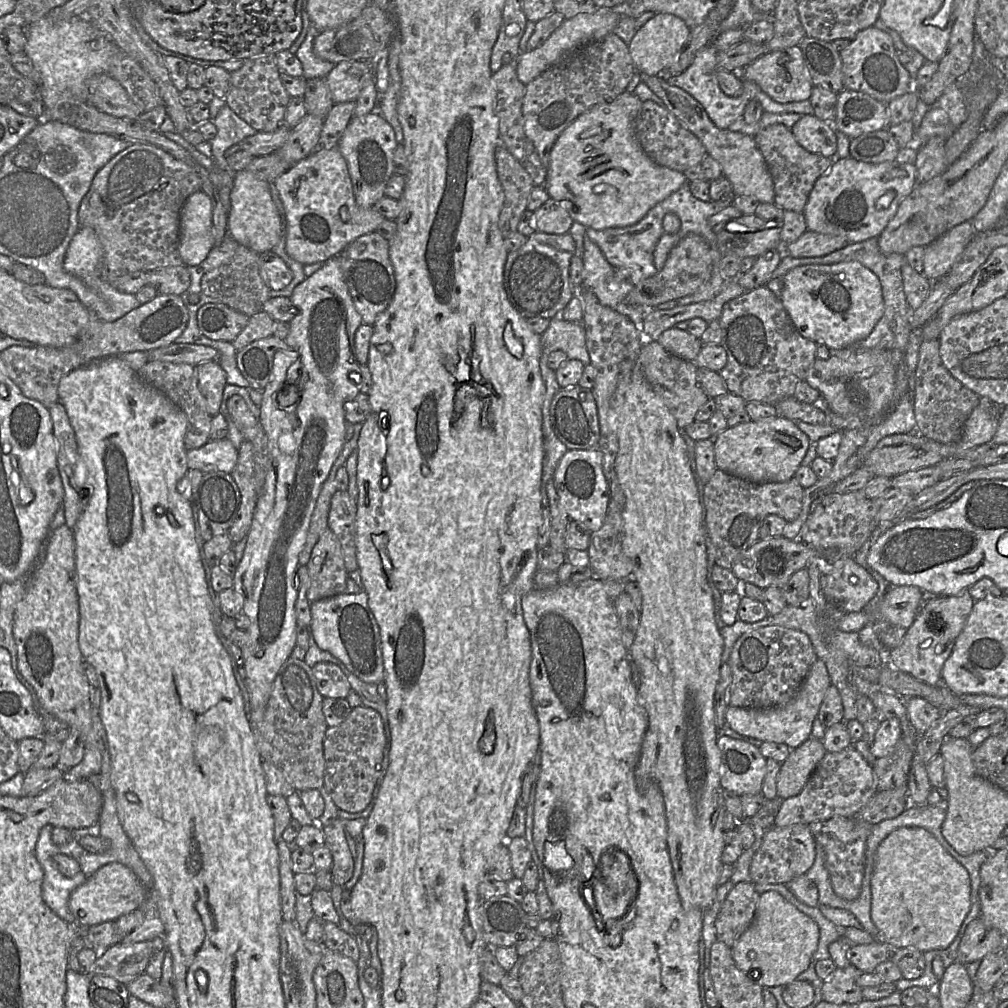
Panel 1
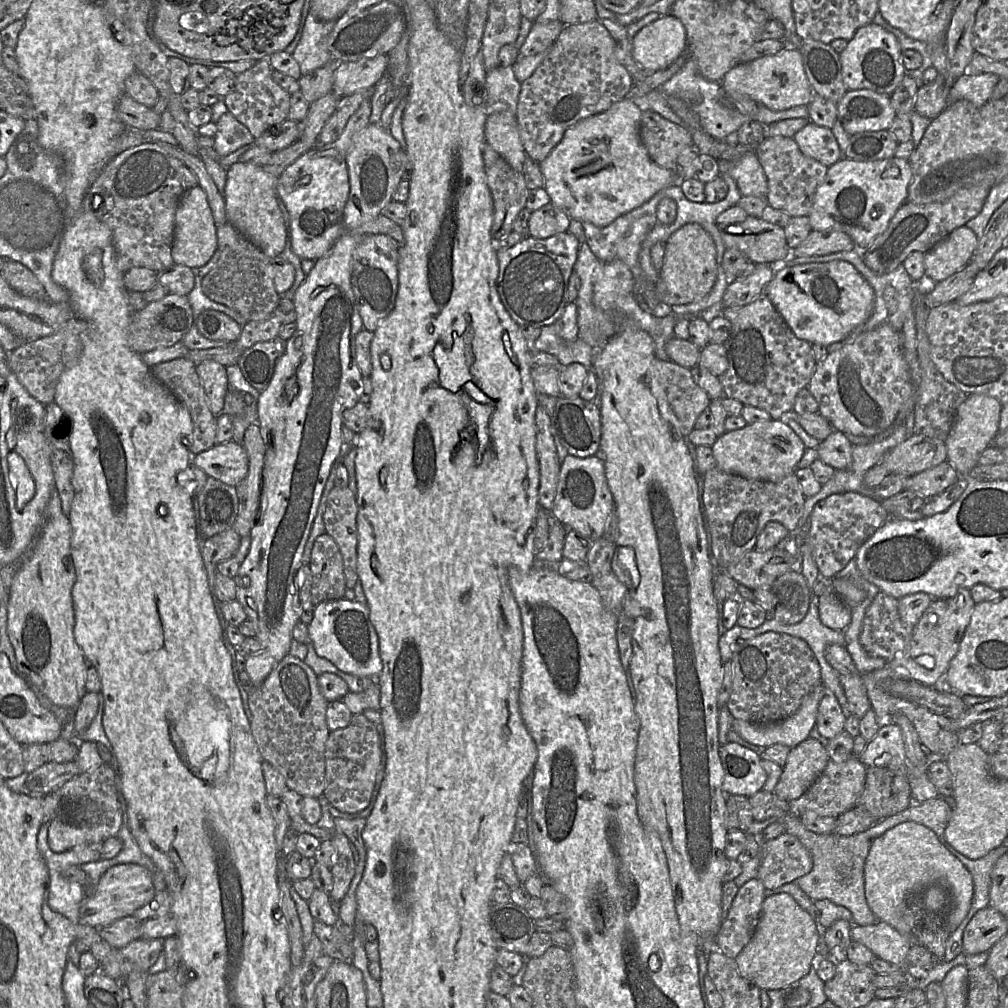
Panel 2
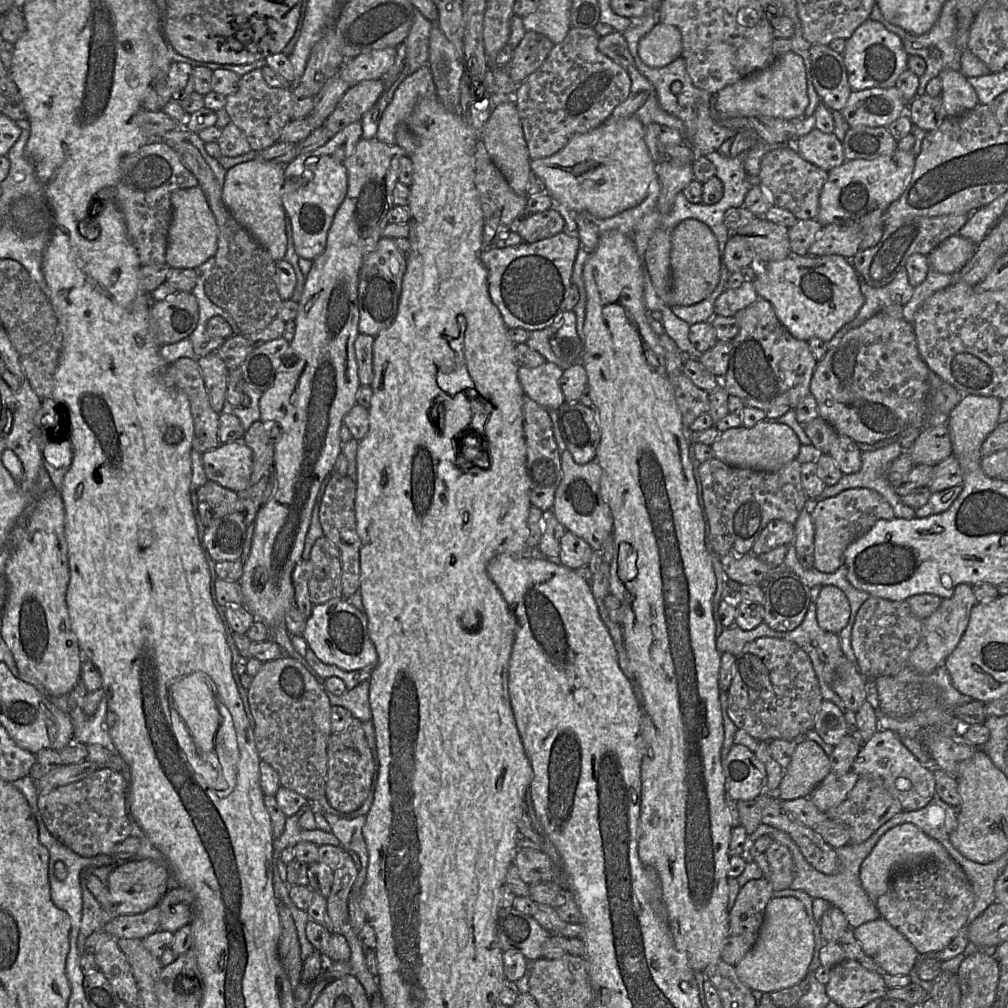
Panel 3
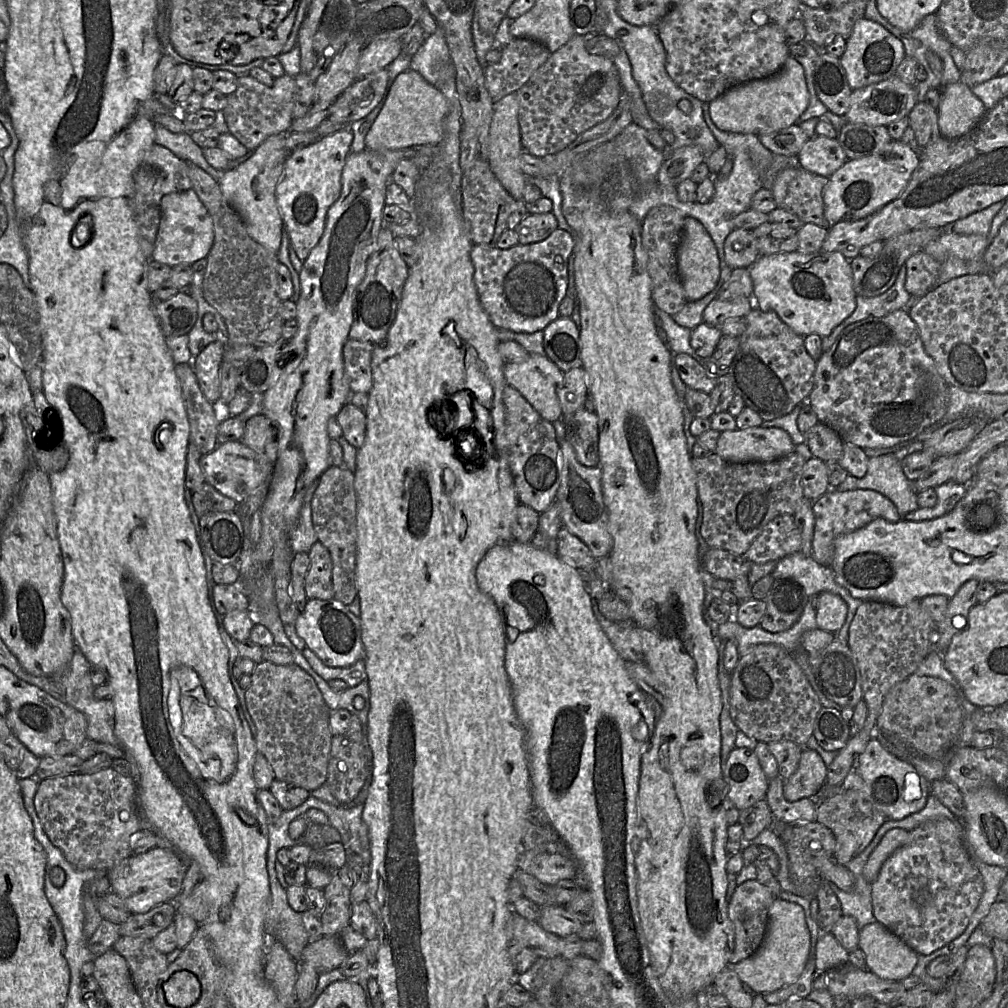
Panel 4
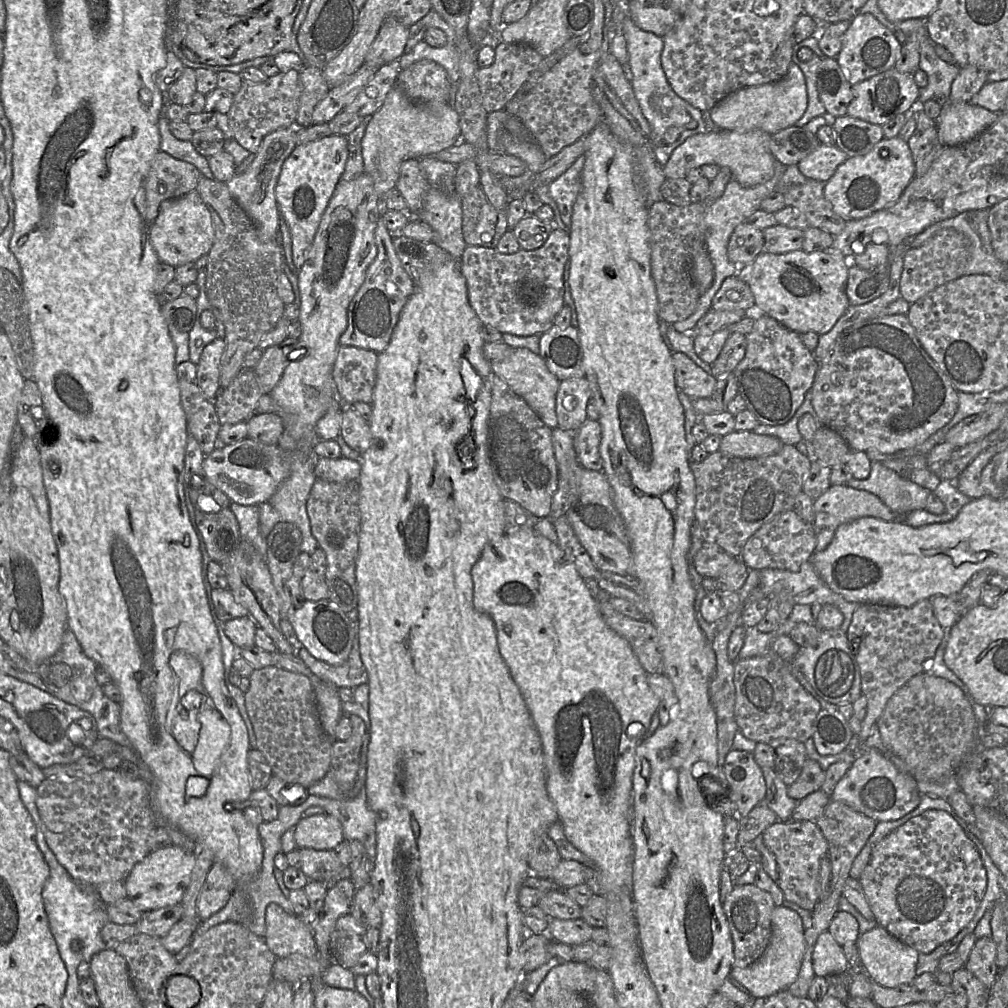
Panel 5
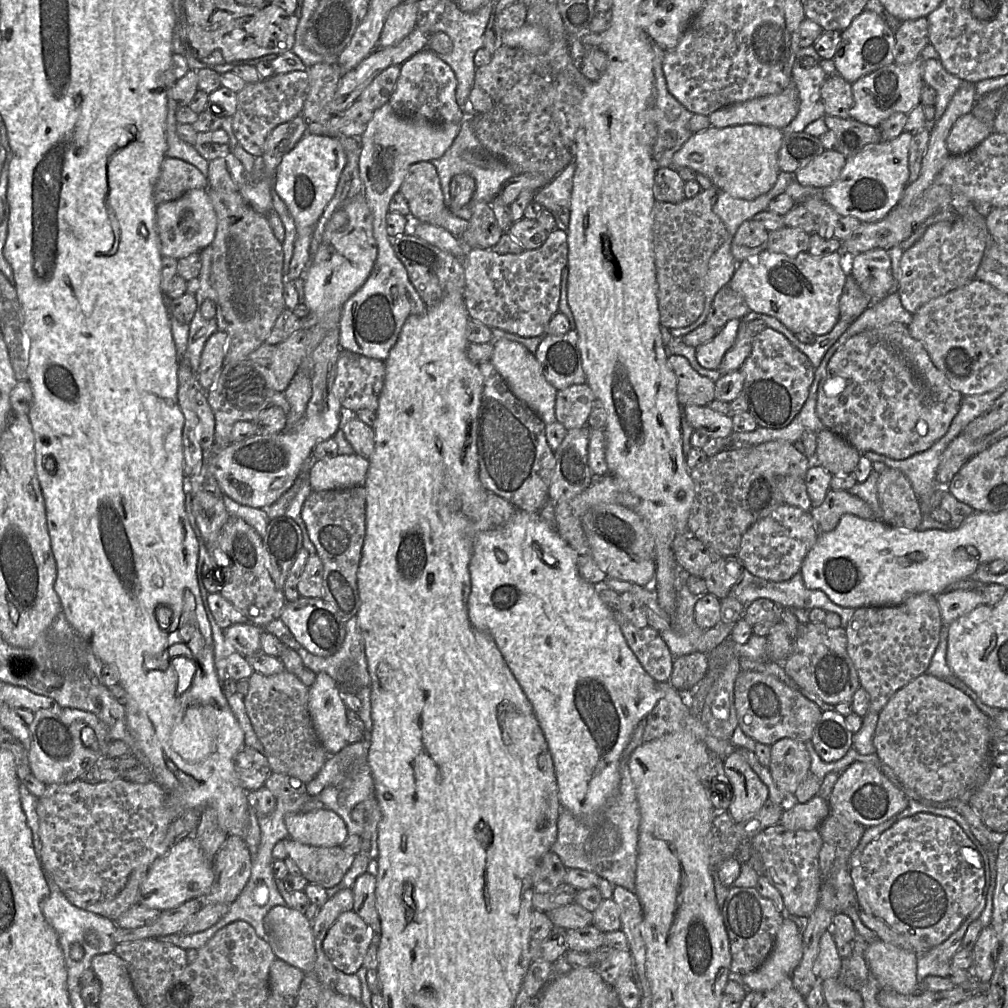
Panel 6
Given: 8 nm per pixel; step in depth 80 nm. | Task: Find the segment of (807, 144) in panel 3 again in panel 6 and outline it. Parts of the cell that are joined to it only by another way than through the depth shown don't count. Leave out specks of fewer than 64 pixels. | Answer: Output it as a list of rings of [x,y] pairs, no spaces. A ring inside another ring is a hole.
[[[824,150],[808,165],[794,173],[794,179],[801,185],[826,188],[840,177],[847,157],[837,150]]]

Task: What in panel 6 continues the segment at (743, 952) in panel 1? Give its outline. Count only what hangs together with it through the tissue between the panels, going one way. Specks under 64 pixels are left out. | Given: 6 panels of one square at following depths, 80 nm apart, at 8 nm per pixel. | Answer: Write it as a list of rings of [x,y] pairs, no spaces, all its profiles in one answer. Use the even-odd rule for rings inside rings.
[[[784,917],[778,929],[774,946],[767,959],[756,970],[742,975],[743,982],[750,991],[764,993],[774,989],[783,979],[791,976],[802,958],[802,933],[797,924],[788,917]]]

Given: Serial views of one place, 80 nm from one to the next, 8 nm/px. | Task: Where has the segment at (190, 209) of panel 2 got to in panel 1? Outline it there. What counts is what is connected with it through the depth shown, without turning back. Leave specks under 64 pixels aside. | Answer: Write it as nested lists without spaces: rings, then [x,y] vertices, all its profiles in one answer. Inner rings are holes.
[[[202,190],[190,195],[180,214],[179,254],[186,266],[201,264],[215,247],[212,203]]]

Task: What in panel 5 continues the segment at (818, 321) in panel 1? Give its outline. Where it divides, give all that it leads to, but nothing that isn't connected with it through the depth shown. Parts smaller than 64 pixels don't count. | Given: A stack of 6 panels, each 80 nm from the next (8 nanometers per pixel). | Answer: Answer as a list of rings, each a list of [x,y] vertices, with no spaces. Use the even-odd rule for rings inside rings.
[[[762,252],[753,262],[738,268],[737,276],[749,285],[755,306],[799,334],[829,332],[850,306],[846,294],[849,268],[841,252]]]

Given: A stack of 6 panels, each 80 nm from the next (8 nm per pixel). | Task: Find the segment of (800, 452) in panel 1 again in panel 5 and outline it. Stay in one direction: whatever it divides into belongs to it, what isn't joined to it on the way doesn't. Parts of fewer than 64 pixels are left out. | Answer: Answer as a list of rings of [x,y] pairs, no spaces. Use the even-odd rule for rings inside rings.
[[[733,431],[721,437],[718,451],[738,458],[758,458],[777,453],[784,444],[769,435],[756,434],[753,431]]]

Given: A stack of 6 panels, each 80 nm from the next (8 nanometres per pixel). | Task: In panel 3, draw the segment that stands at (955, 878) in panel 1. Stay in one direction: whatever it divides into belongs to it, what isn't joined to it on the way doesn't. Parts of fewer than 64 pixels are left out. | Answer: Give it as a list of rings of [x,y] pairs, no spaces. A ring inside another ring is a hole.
[[[903,823],[889,829],[881,836],[860,868],[860,879],[865,892],[875,902],[885,894],[894,874],[901,869],[920,867],[930,861],[953,861],[947,850],[936,839],[928,836],[912,823]]]

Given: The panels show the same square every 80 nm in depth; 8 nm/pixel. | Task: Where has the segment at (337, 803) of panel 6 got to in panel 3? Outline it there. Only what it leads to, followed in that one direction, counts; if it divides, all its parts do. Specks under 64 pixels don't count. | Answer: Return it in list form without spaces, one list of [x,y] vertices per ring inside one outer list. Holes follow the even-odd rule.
[[[308,801],[301,810],[306,812],[311,809],[313,813],[323,813],[324,817],[331,826],[332,833],[340,841],[340,846],[345,851],[355,851],[359,857],[359,861],[354,861],[357,871],[357,877],[353,883],[354,890],[356,891],[363,883],[365,872],[368,868],[368,851],[366,842],[362,833],[362,828],[366,821],[366,816],[357,816],[354,818],[346,818],[331,814],[321,808],[317,801]]]

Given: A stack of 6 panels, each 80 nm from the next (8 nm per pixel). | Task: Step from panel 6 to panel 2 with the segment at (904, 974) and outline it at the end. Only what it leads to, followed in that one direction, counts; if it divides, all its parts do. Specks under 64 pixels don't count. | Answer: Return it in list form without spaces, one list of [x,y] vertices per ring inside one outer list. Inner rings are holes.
[[[879,921],[874,925],[852,925],[850,936],[863,944],[882,960],[893,963],[904,970],[905,960],[913,941],[907,939],[889,924]]]

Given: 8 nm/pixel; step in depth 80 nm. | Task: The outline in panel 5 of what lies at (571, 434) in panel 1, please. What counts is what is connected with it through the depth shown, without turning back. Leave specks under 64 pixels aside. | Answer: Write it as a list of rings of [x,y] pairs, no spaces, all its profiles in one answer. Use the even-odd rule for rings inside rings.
[[[587,419],[573,432],[574,449],[580,464],[594,471],[602,471],[603,463],[599,446],[601,427],[599,421]]]

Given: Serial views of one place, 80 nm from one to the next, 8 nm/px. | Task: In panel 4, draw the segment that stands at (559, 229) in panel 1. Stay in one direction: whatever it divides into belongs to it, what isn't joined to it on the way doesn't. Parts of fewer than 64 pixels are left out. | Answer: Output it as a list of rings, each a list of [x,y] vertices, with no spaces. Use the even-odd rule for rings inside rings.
[[[552,212],[528,214],[514,230],[519,244],[528,245],[545,240],[558,229],[558,222]]]

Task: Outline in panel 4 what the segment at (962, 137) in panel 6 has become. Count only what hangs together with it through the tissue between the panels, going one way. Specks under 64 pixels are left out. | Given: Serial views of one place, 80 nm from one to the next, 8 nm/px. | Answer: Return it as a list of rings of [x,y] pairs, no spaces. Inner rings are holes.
[[[962,82],[945,86],[938,109],[941,136],[954,139],[968,133],[987,110],[983,102]]]

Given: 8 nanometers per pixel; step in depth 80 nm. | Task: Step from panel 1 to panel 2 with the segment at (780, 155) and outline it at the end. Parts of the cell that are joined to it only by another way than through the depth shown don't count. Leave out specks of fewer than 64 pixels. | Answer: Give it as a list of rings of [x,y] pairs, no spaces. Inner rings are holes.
[[[766,137],[756,149],[768,183],[768,204],[790,217],[809,216],[818,186],[824,181],[828,167],[804,155],[793,138]]]

